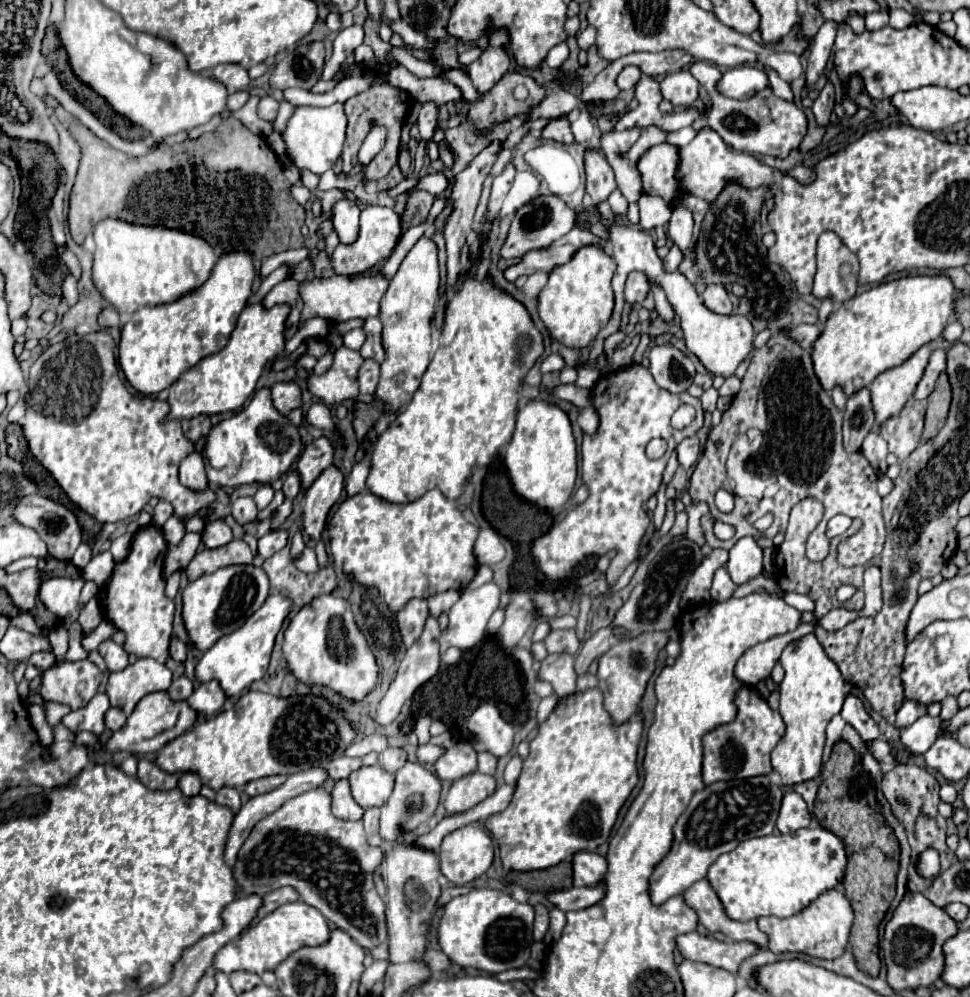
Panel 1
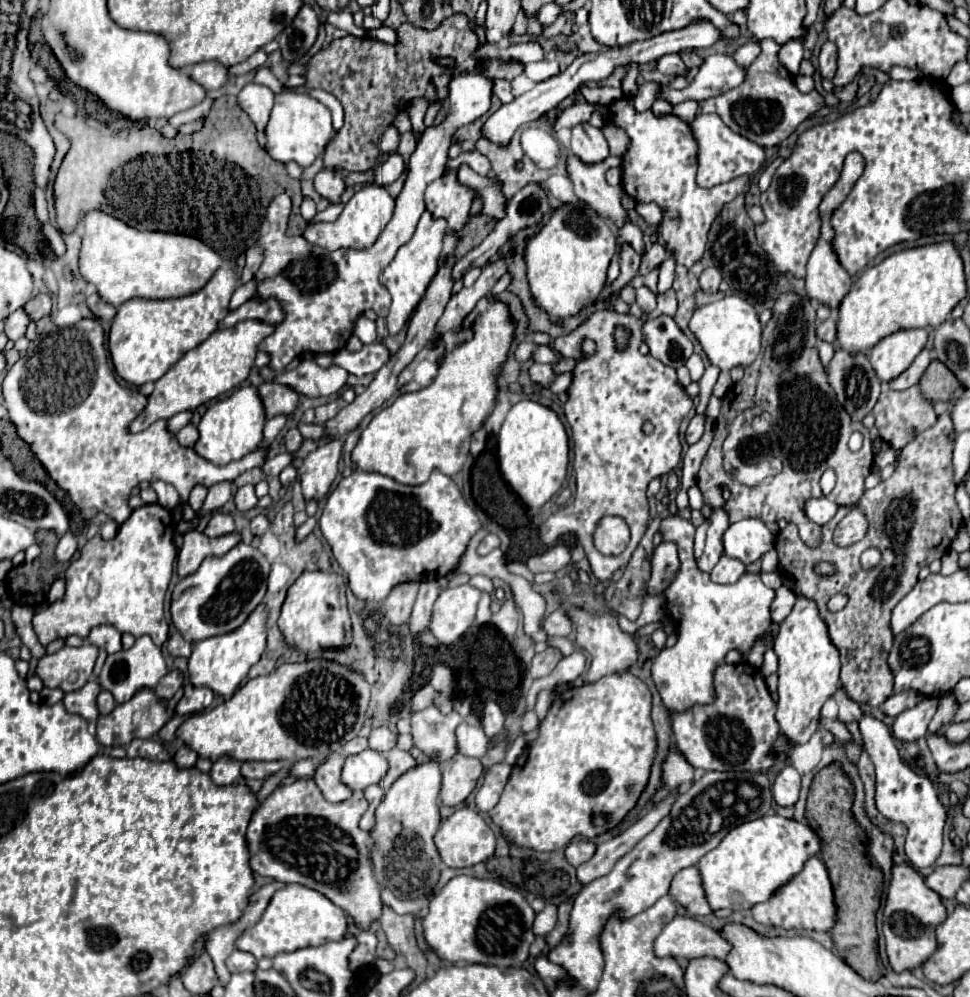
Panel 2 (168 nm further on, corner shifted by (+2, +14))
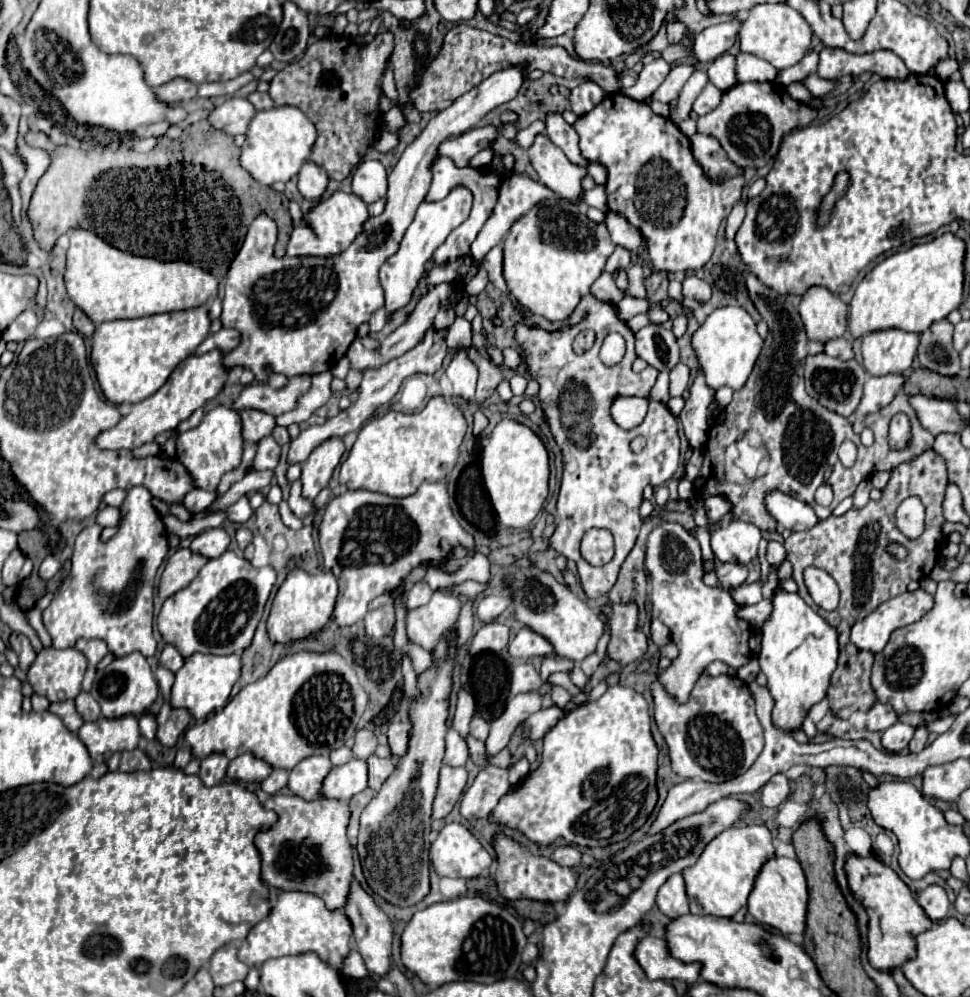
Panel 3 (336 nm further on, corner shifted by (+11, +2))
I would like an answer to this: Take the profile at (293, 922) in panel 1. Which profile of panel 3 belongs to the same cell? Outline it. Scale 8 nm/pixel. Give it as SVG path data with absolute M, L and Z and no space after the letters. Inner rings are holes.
M282 892L272 904L270 914L248 932L244 944L238 948L238 958L250 968L260 968L268 958L316 952L324 962L340 970L342 960L350 952L350 936L350 920L340 910L326 910L324 902L314 894Z

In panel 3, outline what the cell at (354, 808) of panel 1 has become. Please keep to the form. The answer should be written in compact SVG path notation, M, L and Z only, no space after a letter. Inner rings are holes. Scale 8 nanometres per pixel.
M326 756L304 758L298 766L294 766L290 770L290 778L288 778L290 792L308 802L322 798L320 786L324 782L324 778L328 776L328 770L332 770L332 762Z

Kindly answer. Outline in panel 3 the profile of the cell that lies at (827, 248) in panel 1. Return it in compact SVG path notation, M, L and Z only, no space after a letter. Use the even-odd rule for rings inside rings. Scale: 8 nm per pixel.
M810 286L802 296L798 312L810 340L826 342L846 332L848 306L824 286Z

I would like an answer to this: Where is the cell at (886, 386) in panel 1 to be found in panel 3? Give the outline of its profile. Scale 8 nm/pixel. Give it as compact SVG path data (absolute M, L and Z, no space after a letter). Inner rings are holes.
M902 330L870 332L862 338L864 368L870 376L886 376L890 372L904 372L912 366L918 350L918 334Z

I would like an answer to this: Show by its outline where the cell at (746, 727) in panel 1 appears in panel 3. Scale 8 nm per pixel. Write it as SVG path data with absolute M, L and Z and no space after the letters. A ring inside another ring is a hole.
M702 674L688 704L674 704L660 682L652 684L654 720L668 744L672 770L682 778L726 782L744 774L764 748L764 730L754 712L748 686L736 676Z

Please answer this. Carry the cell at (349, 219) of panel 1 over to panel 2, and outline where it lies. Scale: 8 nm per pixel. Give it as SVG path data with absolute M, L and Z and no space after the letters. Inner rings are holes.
M323 168L321 172L317 172L313 186L315 186L315 192L327 198L329 202L337 202L345 192L343 176L339 170L333 170L333 168Z

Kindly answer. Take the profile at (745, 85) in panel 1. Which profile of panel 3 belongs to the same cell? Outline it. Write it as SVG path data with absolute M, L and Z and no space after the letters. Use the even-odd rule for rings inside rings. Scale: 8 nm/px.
M708 82L704 86L704 90L700 92L700 96L696 98L696 102L694 102L694 112L698 116L708 114L710 110L714 110L720 104L720 98L722 98L722 90L716 88L712 82Z

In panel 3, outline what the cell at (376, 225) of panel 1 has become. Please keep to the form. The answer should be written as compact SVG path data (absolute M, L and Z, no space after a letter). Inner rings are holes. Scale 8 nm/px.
M338 190L330 198L318 202L318 206L314 206L308 214L304 214L304 220L310 226L308 242L298 244L296 248L292 246L286 254L288 256L322 256L322 258L328 258L328 256L342 254L356 240L356 236L360 236L360 230L362 230L364 222L368 220L368 206L360 198L356 198L354 194L344 194Z

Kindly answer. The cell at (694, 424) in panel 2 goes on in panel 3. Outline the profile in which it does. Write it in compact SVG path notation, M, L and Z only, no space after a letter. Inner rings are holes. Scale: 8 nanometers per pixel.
M698 376L690 386L690 398L686 400L682 414L678 416L684 428L686 440L694 450L700 450L708 440L706 416L708 416L708 404L712 396L714 396L714 390L706 386L704 376Z

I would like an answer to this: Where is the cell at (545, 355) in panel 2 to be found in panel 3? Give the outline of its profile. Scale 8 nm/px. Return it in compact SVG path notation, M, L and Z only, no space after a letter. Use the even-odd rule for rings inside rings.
M506 348L506 350L502 350L502 352L504 352L504 366L506 366L506 368L516 370L516 368L522 364L522 356L520 356L516 350Z

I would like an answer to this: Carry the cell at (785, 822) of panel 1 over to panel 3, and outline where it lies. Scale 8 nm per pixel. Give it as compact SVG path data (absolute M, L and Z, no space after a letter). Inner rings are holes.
M776 774L762 788L762 804L768 808L778 808L790 794L790 782L784 774Z

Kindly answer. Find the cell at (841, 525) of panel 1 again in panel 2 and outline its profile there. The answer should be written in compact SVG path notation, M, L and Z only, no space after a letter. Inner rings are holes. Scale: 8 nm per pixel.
M809 498L805 502L805 506L803 506L803 512L811 522L825 524L835 516L837 508L839 506L835 502L831 502L831 500L827 500L827 498Z

